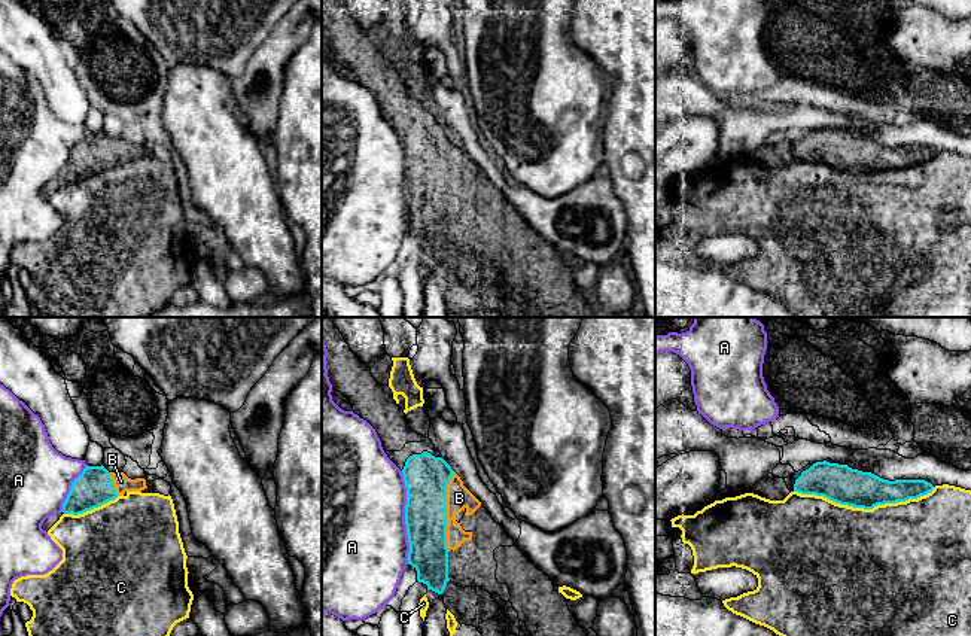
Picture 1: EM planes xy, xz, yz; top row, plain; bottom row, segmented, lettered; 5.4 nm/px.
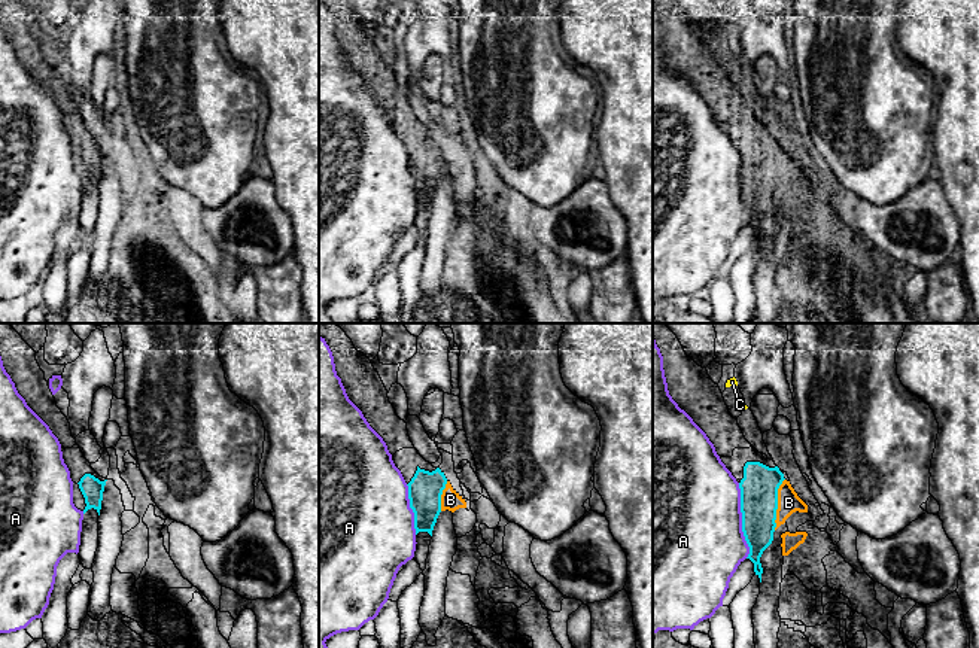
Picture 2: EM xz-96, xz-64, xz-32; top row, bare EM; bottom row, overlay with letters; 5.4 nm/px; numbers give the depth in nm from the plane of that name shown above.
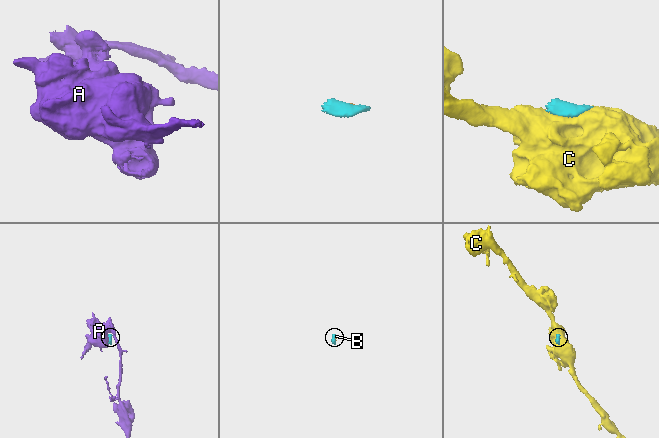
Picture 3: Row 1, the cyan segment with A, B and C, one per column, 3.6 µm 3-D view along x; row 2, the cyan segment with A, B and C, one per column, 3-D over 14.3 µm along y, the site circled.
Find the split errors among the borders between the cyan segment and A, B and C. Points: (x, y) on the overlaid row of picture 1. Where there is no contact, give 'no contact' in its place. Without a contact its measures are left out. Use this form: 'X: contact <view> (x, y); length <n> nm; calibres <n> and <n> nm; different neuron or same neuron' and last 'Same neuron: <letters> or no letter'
A: contact xz (405, 517); length 500 nm; calibres 240 and 500 nm; different neuron
B: contact xz (446, 511); length 420 nm; calibres 240 and 130 nm; same neuron
C: contact yz (864, 508); length 750 nm; calibres 200 and 500 nm; different neuron
Same neuron: B

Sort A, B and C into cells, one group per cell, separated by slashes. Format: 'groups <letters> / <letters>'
groups A / B / C

